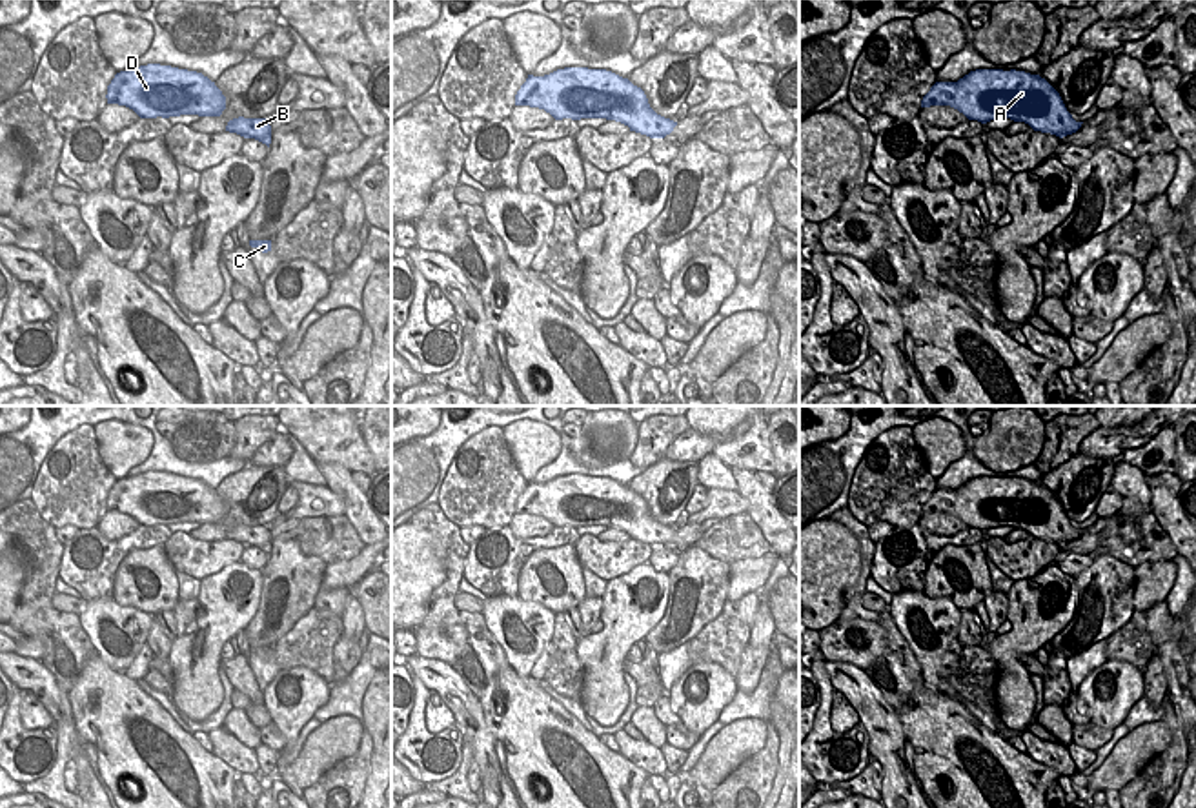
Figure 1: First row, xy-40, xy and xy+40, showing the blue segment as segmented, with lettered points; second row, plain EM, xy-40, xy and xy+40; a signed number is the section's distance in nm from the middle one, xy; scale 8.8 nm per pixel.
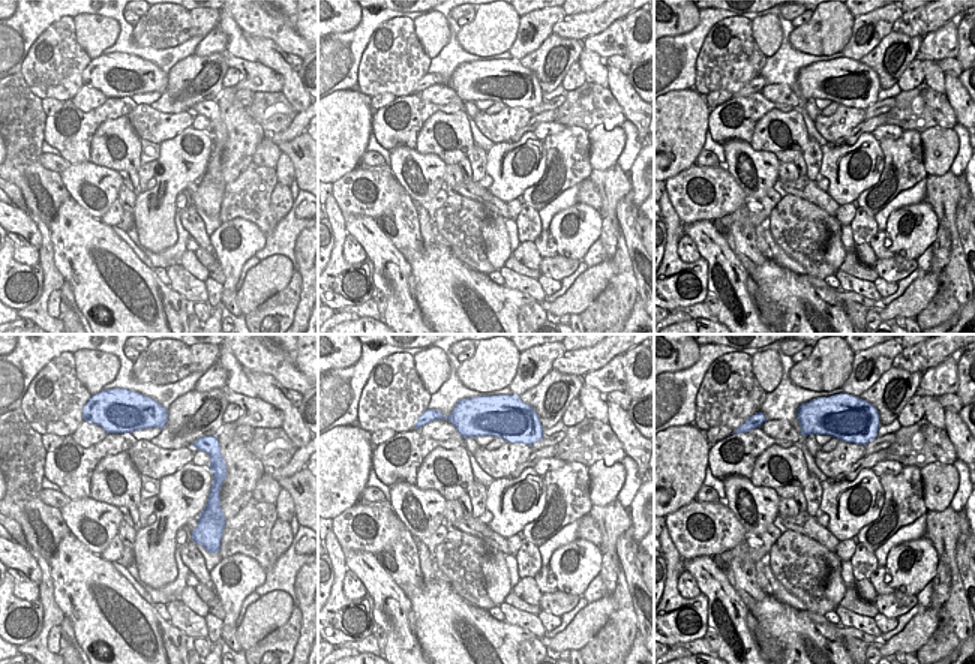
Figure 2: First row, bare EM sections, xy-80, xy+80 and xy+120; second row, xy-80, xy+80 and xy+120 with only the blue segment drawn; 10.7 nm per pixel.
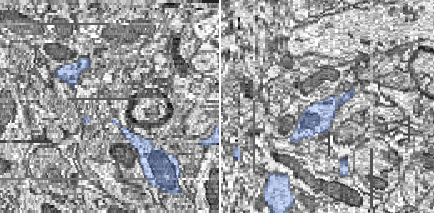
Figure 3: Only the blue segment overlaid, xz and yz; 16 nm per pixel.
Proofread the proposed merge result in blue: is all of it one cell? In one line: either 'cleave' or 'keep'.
keep

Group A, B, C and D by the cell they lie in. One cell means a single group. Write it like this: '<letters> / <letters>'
A B C D

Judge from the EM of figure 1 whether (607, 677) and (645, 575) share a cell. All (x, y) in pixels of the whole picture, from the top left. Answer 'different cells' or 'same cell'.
same cell

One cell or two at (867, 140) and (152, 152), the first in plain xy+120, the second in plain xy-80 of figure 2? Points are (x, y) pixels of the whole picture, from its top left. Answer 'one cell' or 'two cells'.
two cells

